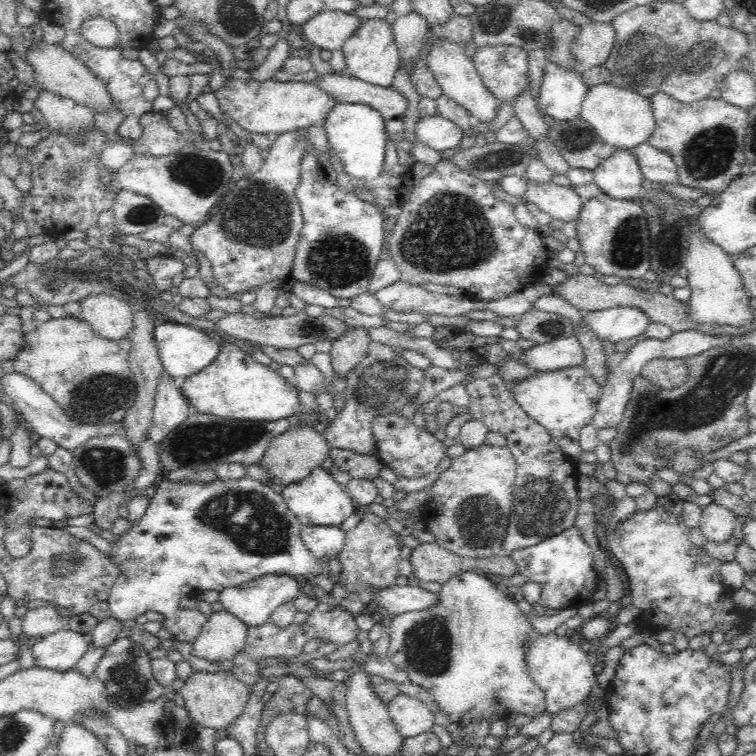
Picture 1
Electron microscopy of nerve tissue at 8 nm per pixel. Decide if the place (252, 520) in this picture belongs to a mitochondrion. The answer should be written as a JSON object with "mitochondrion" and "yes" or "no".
{"mitochondrion":"yes"}

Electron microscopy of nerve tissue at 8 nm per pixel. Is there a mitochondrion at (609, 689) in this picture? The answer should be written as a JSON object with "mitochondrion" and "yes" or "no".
{"mitochondrion":"no"}

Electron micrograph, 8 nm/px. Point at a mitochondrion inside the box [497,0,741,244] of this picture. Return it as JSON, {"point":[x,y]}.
{"point":[641,59]}

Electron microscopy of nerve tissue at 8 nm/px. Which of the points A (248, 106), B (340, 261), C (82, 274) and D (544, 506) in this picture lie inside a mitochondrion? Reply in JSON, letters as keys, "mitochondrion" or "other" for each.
{"A":"other","B":"mitochondrion","C":"other","D":"mitochondrion"}

